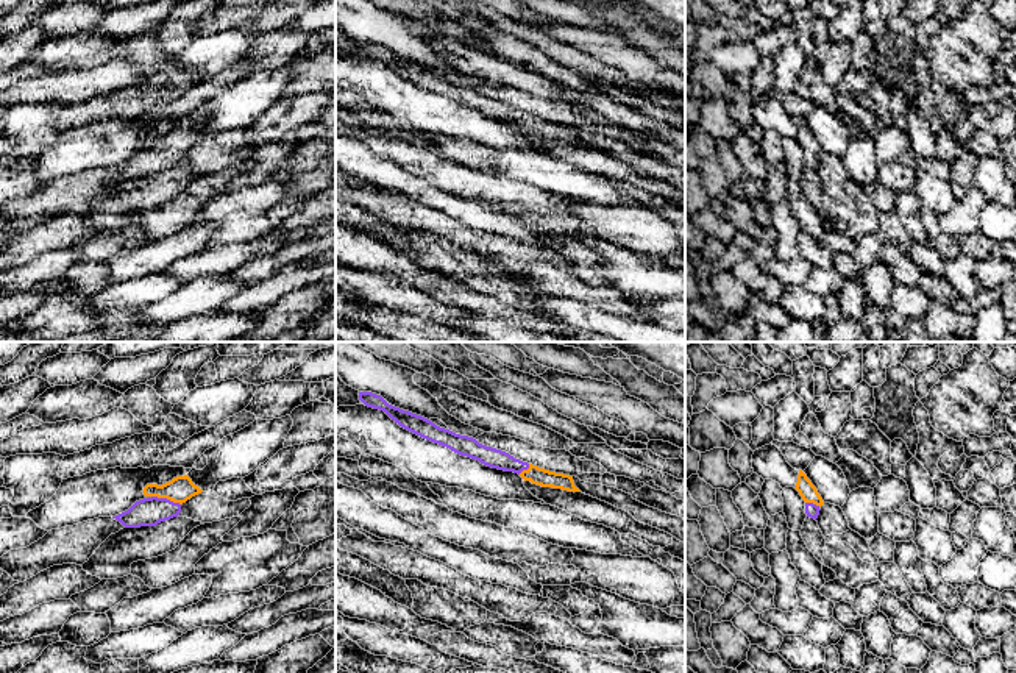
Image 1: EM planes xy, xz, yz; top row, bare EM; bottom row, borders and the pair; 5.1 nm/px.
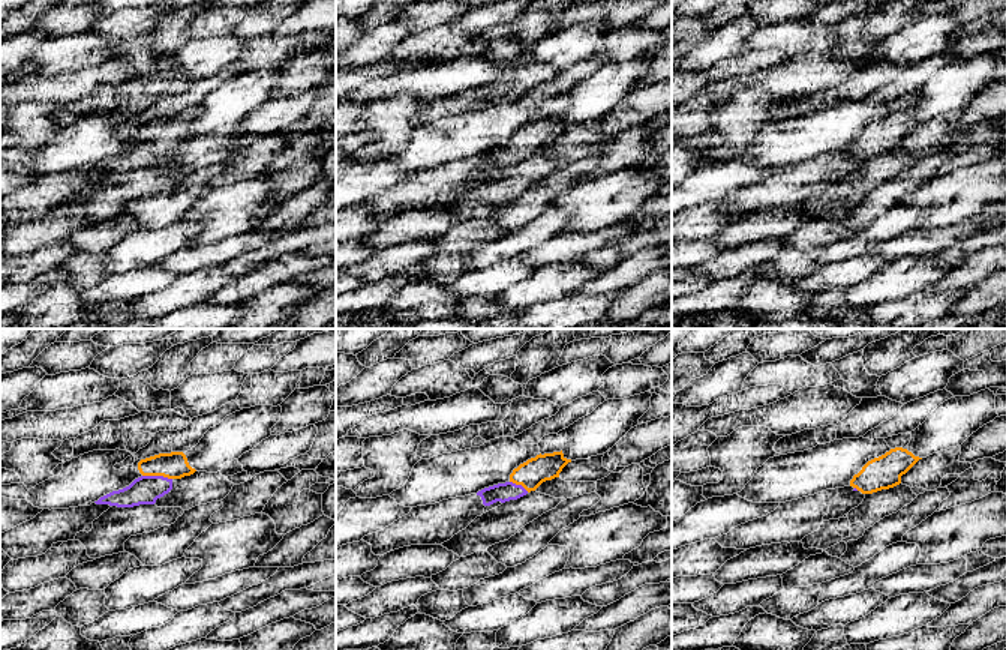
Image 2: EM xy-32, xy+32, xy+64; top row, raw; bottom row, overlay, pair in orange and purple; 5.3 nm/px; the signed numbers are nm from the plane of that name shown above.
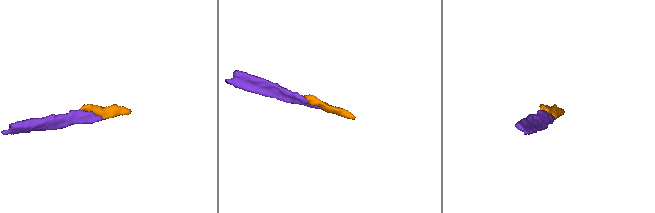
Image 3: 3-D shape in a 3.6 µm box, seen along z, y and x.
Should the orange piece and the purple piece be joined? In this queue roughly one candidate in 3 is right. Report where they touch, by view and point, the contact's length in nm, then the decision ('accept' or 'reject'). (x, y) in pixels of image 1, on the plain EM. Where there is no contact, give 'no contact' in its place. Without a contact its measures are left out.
contact xy (166, 147); length 160 nm; accept

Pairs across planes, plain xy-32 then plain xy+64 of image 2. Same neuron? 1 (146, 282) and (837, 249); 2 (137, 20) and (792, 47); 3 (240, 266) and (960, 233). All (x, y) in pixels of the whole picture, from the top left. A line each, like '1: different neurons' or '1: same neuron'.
1: different neurons
2: different neurons
3: different neurons

